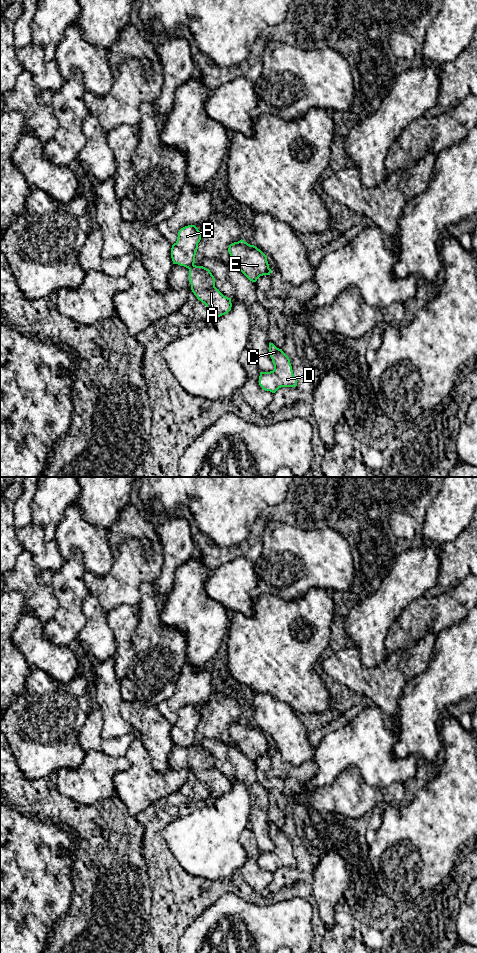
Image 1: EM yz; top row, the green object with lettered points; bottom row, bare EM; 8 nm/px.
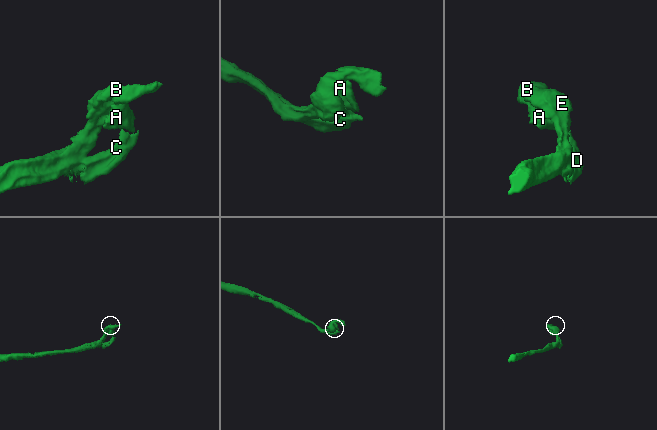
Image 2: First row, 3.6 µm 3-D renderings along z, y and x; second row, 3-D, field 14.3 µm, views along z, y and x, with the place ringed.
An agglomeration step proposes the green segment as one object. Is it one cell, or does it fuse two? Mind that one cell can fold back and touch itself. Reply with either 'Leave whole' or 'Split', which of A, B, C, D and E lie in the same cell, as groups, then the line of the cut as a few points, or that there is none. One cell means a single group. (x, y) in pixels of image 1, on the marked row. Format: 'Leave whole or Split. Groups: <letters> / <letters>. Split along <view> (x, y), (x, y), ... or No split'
Split. Groups: A C D / B E. Split along yz (193, 264), (188, 268)

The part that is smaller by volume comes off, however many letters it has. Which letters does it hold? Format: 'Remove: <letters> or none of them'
Remove: A, C, D

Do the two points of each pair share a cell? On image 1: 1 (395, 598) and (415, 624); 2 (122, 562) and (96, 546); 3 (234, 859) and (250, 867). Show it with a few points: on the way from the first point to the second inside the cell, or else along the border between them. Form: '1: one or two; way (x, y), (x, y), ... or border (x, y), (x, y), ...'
1: two; border (423, 596), (413, 600), (389, 628)
2: two; border (114, 556), (112, 568), (101, 577)
3: two; border (240, 841), (247, 854), (247, 859), (237, 872)

